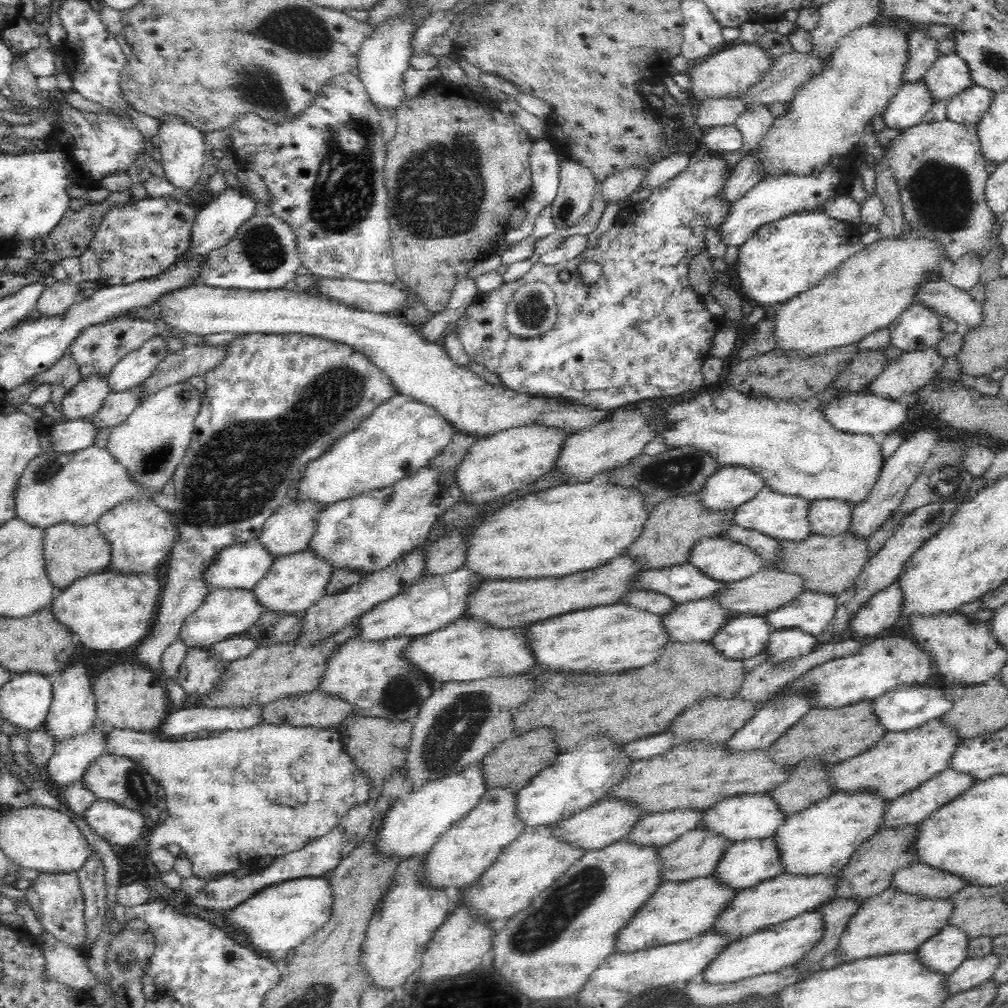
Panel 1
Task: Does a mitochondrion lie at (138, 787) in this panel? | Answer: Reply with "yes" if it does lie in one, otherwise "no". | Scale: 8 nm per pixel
yes

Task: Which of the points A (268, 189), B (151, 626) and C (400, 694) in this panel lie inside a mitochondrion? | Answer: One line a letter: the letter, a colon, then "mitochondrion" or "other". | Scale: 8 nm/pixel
A: other
B: other
C: mitochondrion

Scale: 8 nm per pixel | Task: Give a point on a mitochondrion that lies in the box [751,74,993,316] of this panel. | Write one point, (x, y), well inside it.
(940, 194)

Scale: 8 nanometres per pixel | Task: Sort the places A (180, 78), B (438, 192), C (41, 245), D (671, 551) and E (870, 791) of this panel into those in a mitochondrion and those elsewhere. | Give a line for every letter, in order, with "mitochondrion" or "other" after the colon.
A: other
B: mitochondrion
C: other
D: other
E: other

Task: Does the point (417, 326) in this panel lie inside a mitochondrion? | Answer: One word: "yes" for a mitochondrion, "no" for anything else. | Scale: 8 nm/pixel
no

